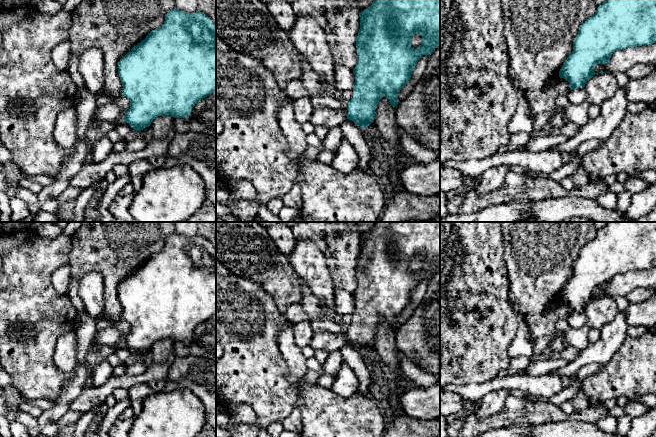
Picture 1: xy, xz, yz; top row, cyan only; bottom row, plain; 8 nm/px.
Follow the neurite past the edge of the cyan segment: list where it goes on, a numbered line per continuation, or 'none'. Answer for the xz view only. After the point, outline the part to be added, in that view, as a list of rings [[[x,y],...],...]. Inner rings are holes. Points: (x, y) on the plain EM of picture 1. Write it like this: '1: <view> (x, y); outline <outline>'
1: xz (328, 341); outline [[[347,328],[343,334],[322,331],[313,334],[309,346],[314,350],[325,350],[331,352],[340,349],[348,339]]]

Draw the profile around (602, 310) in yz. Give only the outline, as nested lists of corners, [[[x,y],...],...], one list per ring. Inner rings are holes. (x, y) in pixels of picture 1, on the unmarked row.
[[[598,297],[585,308],[586,325],[589,329],[601,330],[611,322],[619,312],[617,303],[612,297]]]

